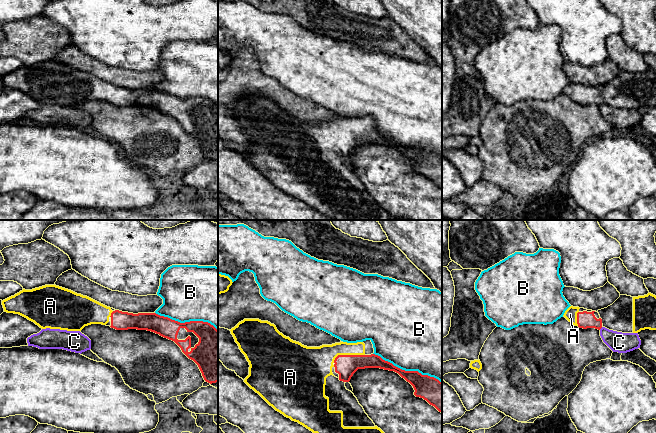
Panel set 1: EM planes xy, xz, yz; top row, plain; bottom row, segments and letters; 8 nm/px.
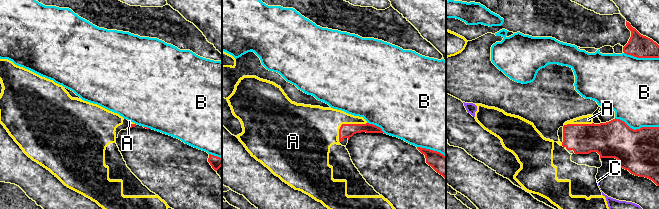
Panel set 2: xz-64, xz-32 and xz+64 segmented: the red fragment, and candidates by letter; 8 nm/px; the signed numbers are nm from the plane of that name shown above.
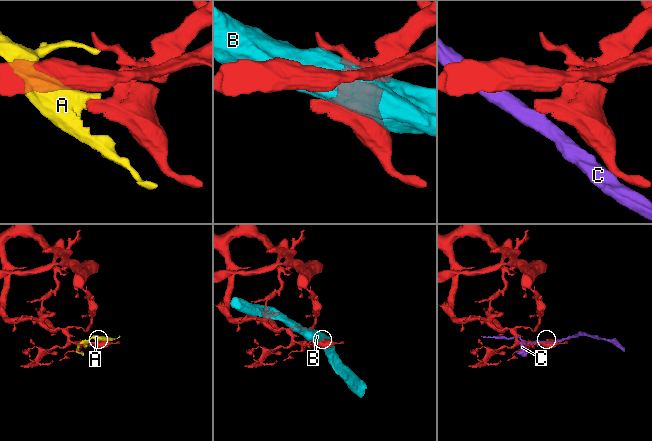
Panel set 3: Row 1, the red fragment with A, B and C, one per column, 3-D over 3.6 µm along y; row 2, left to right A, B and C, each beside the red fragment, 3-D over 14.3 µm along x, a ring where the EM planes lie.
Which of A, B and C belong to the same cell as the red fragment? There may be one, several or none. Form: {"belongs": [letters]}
{"belongs": ["A"]}

